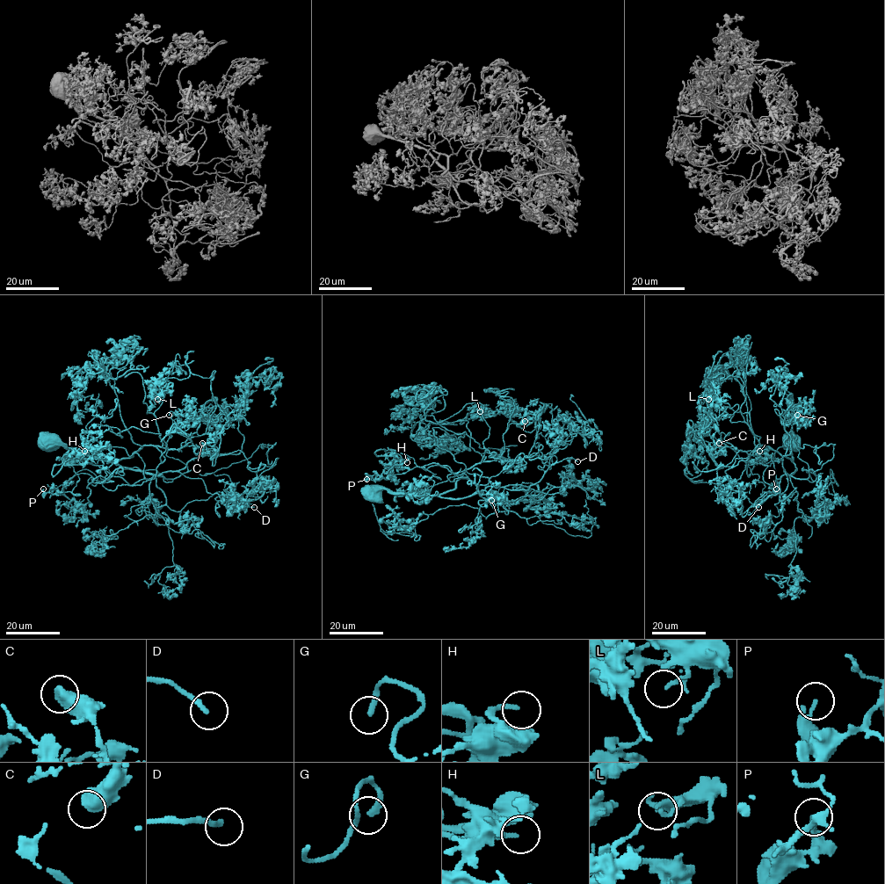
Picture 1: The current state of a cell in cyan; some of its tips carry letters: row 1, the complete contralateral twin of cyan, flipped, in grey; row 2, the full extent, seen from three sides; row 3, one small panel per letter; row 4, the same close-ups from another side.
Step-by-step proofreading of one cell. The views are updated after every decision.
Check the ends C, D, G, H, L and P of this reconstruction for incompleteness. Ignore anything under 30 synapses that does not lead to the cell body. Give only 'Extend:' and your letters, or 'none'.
Extend: D, G, H

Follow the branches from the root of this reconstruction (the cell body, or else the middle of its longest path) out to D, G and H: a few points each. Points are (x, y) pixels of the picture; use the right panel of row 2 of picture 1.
D: (792, 438), (787, 444), (796, 470), (791, 474), (784, 471), (787, 489), (770, 495), (758, 507)
G: (792, 438), (791, 475), (807, 479), (808, 465), (785, 423), (797, 415)
H: (792, 438), (787, 444), (796, 470), (772, 485), (763, 477), (764, 465), (772, 457), (759, 451)

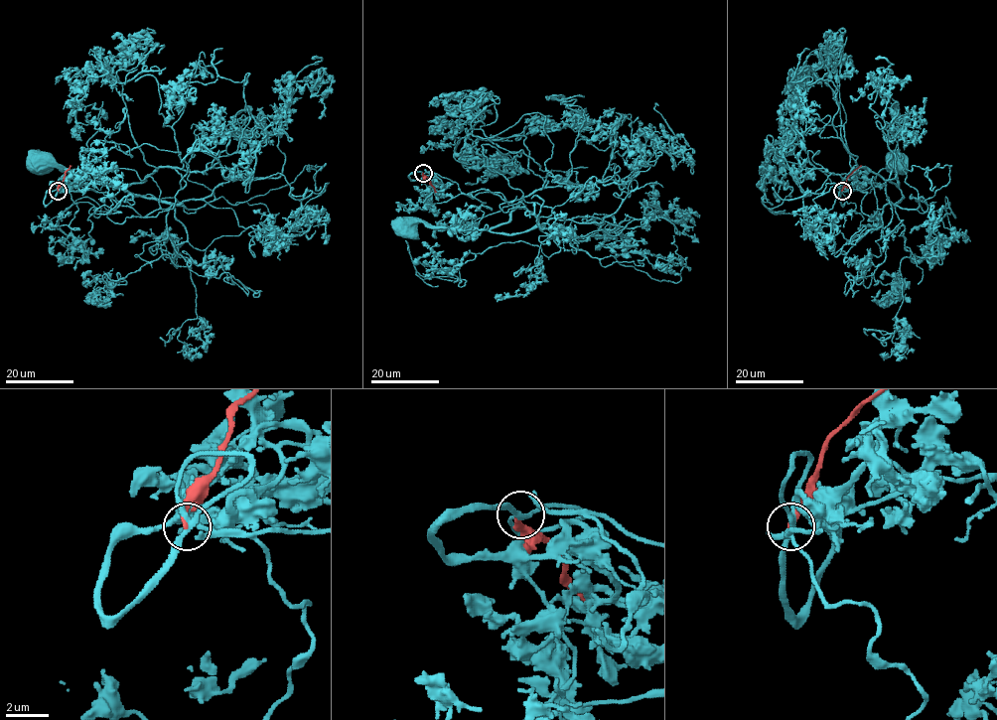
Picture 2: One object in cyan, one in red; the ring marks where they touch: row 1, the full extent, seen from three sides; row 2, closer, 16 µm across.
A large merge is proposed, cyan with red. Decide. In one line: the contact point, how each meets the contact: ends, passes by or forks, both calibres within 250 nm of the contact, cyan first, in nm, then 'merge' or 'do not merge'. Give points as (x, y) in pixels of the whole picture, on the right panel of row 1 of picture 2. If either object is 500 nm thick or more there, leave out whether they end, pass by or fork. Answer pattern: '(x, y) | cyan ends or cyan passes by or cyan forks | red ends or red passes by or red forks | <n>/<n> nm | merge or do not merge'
(842, 191) | cyan forks | red ends | 220/240 nm | do not merge

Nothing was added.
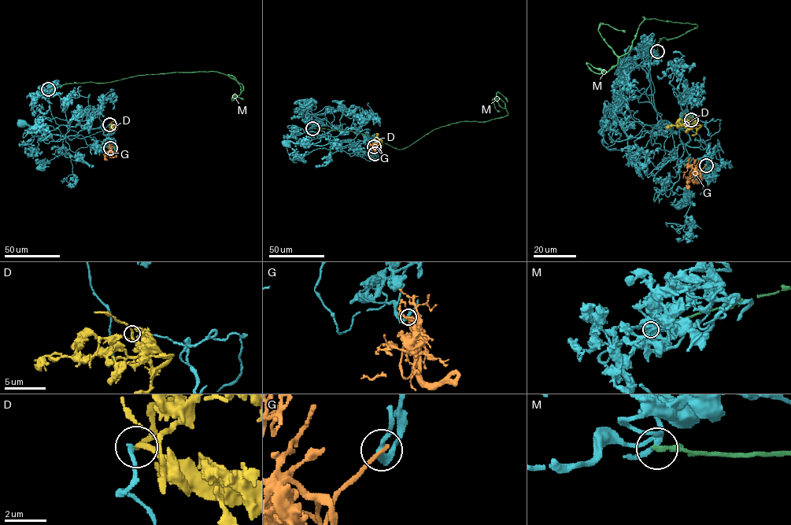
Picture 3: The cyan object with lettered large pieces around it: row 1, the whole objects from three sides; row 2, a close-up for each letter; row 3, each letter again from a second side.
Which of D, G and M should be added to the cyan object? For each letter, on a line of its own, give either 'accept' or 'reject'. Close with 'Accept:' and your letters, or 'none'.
D: accept
G: reject
M: reject
Accept: D

